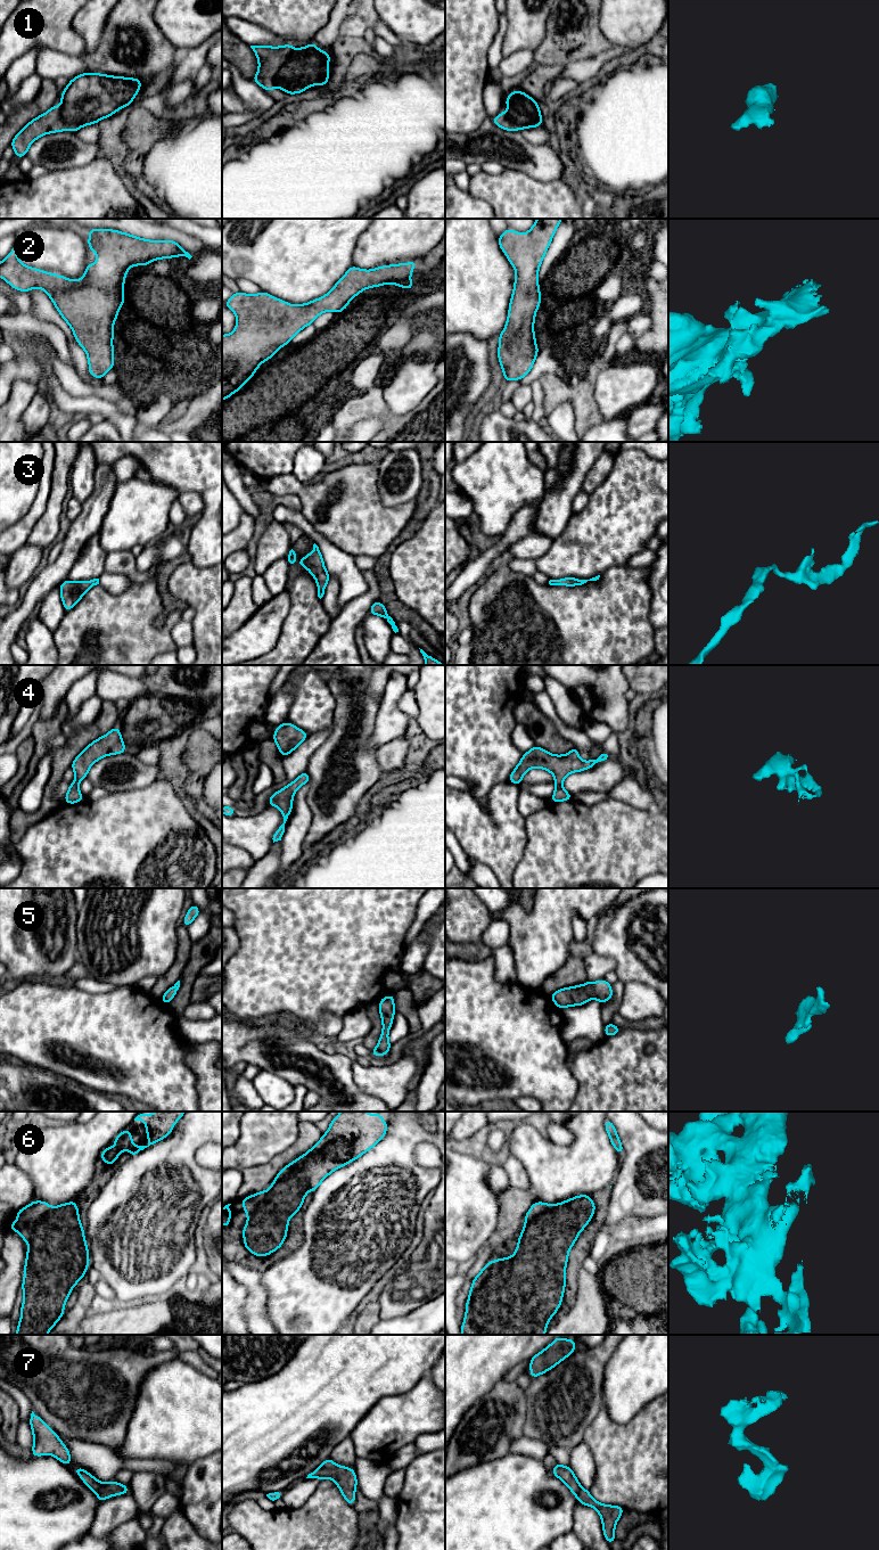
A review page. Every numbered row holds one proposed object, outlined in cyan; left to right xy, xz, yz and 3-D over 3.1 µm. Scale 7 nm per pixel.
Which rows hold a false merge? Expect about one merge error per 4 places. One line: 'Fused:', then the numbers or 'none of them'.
Fused: none of them

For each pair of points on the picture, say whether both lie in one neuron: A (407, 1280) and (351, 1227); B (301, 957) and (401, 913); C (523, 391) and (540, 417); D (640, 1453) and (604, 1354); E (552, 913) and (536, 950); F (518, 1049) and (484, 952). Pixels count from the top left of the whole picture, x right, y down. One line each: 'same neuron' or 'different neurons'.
A: different neurons
B: same neuron
C: different neurons
D: different neurons
E: same neuron
F: different neurons

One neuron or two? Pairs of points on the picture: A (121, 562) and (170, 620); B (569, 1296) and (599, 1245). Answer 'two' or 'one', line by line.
A: two
B: two

